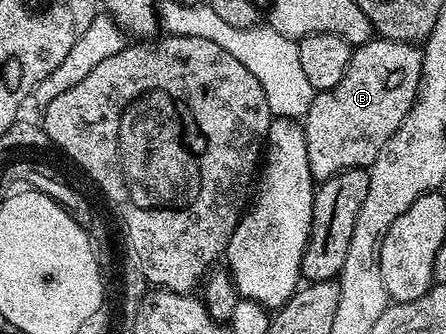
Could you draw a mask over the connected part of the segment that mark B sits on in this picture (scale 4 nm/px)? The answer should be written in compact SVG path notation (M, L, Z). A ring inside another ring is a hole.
M369 39L353 48L346 75L342 75L333 89L317 92L310 103L310 111L302 119L313 182L328 181L335 173L341 173L344 169L372 166L386 139L390 139L390 135L398 131L402 119L406 119L410 107L416 101L423 58L421 46L410 41Z

